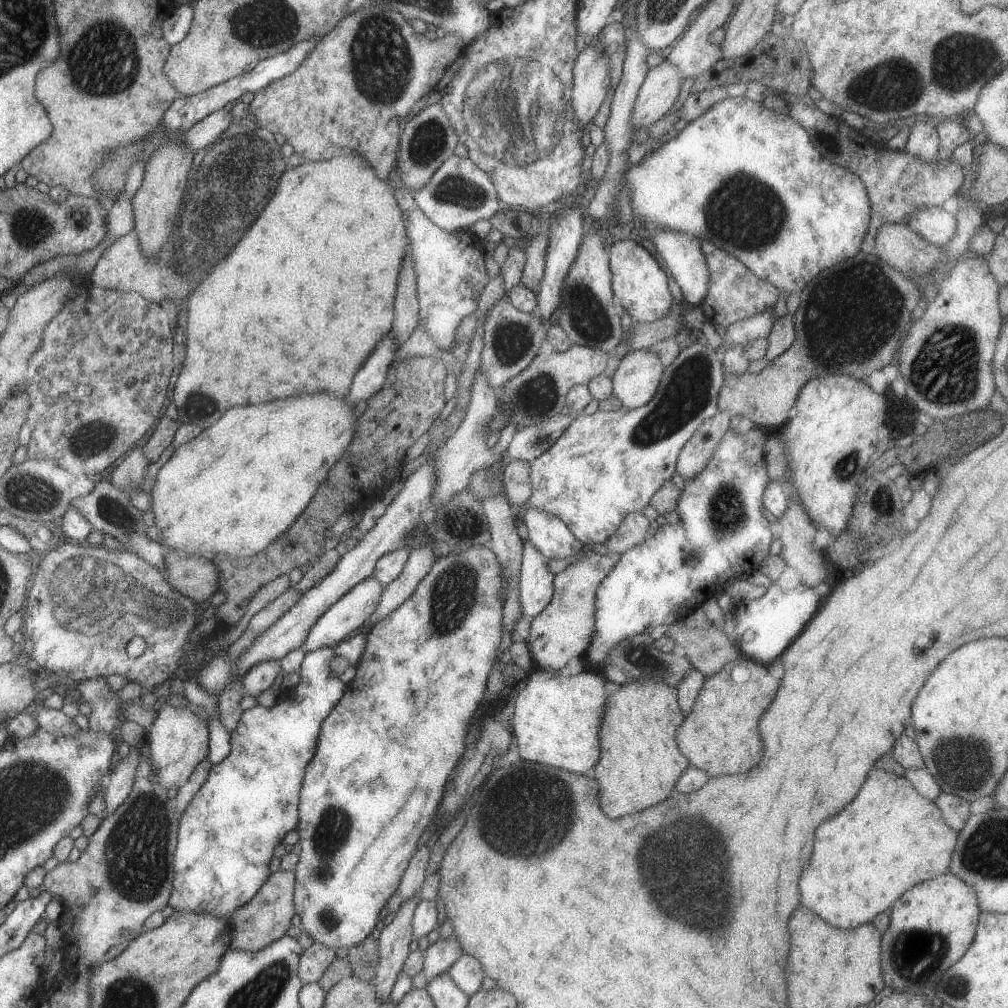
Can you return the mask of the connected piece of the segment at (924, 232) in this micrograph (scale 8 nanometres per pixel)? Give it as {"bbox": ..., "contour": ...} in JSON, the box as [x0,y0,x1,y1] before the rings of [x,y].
{"bbox":[910,206,958,245],"contour":[[[928,206],[912,212],[910,228],[931,245],[944,245],[952,240],[958,220],[942,207]]]}

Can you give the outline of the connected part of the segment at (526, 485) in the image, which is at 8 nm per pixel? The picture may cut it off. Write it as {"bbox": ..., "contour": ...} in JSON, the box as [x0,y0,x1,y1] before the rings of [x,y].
{"bbox":[502,460,532,508],"contour":[[[513,460],[504,468],[502,479],[502,492],[508,503],[520,508],[532,495],[530,482],[530,463],[524,460]]]}

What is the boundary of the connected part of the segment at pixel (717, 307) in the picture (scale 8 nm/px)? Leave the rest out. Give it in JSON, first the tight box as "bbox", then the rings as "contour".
{"bbox":[700,240,779,328],"contour":[[[702,240],[702,252],[708,264],[708,292],[706,298],[700,302],[700,310],[710,324],[727,328],[737,321],[773,309],[779,298],[776,286],[761,281],[740,260],[715,246],[710,240]]]}

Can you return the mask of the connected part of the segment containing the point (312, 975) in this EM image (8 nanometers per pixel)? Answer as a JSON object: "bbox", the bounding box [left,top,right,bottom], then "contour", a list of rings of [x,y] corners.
{"bbox":[298,943,336,983],"contour":[[[320,943],[312,944],[301,955],[298,976],[304,983],[319,983],[326,968],[336,960],[336,952]]]}

